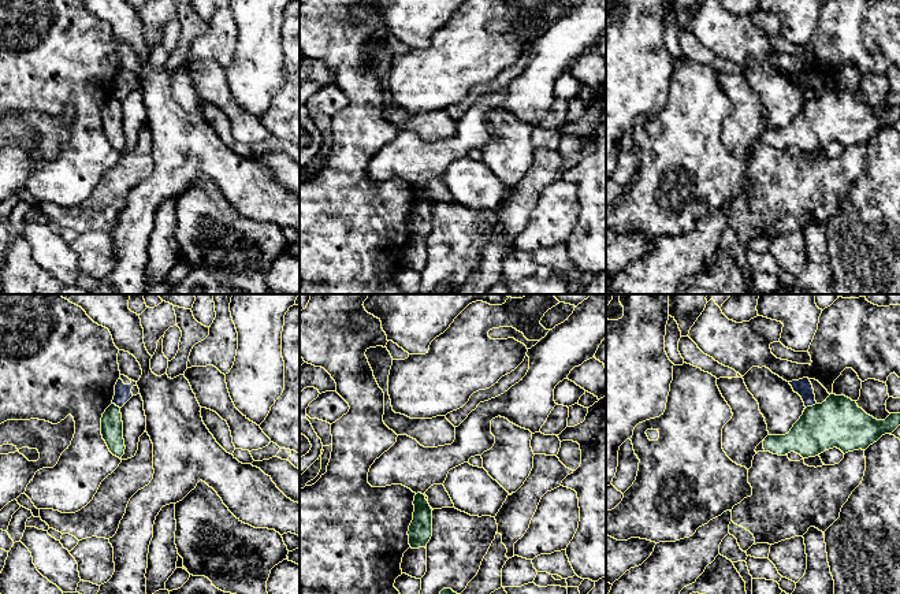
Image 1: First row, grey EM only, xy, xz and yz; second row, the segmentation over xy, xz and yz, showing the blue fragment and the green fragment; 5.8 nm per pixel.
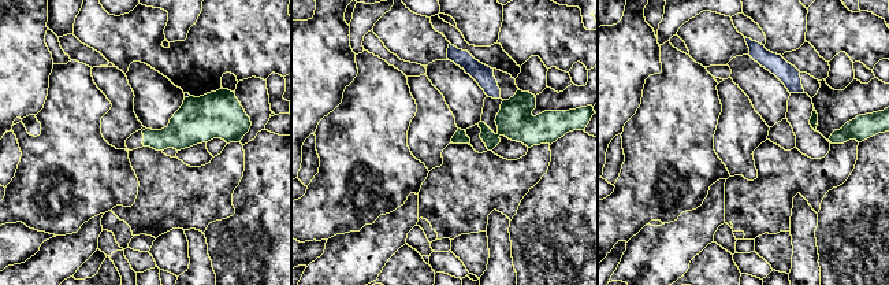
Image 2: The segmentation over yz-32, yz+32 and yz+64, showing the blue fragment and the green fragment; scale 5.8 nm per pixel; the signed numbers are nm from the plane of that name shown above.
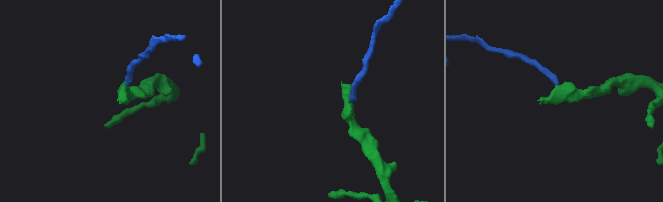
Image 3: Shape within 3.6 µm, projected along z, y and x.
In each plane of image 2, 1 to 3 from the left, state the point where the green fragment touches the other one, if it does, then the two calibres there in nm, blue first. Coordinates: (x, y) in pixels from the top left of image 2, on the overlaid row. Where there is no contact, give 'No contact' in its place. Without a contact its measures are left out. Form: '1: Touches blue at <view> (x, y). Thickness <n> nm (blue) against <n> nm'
1: Touches blue at yz-32 (186, 96). Thickness 30 nm (blue) against 280 nm
2: No contact
3: No contact

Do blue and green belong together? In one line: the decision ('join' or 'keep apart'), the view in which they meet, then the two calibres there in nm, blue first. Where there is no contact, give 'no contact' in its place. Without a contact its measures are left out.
keep apart; meets blue in yz; 100 nm thick on the blue side, 300 nm on the other

